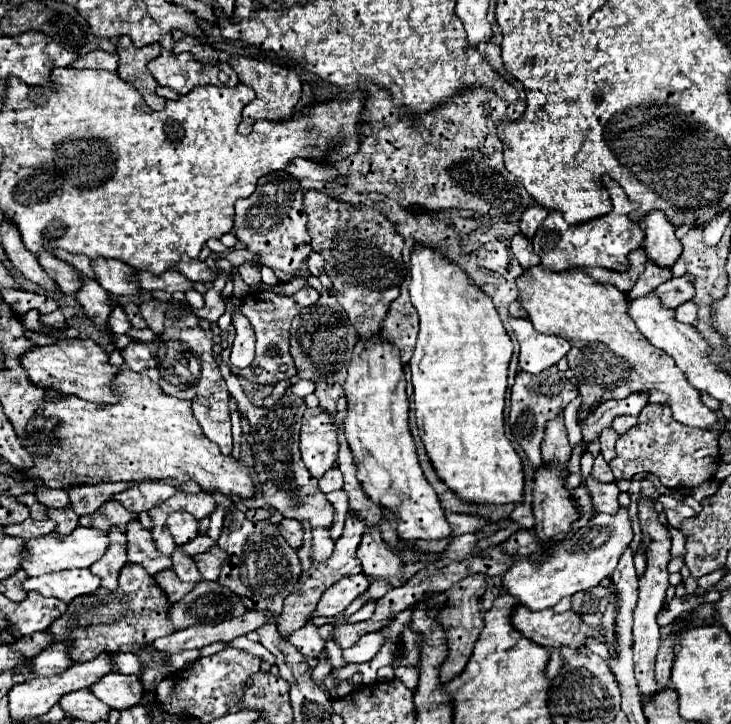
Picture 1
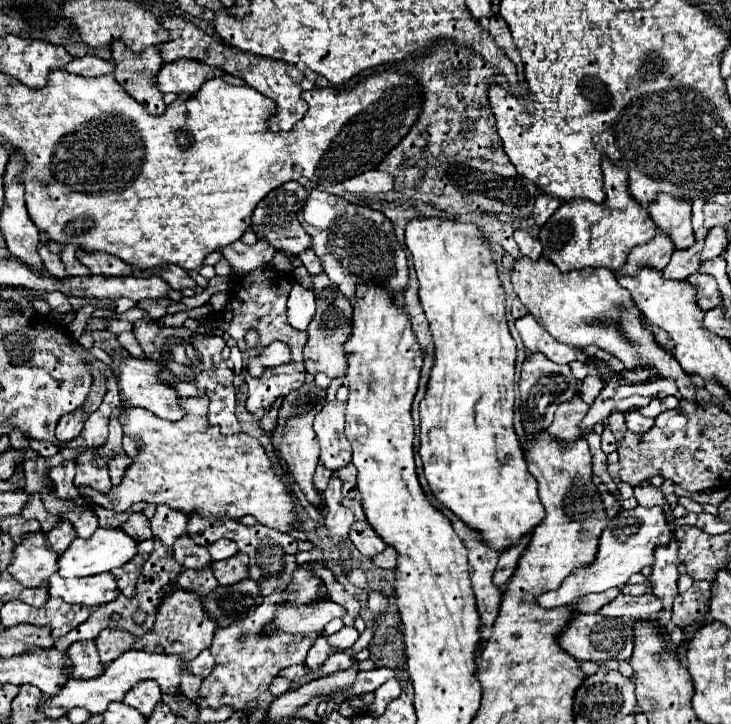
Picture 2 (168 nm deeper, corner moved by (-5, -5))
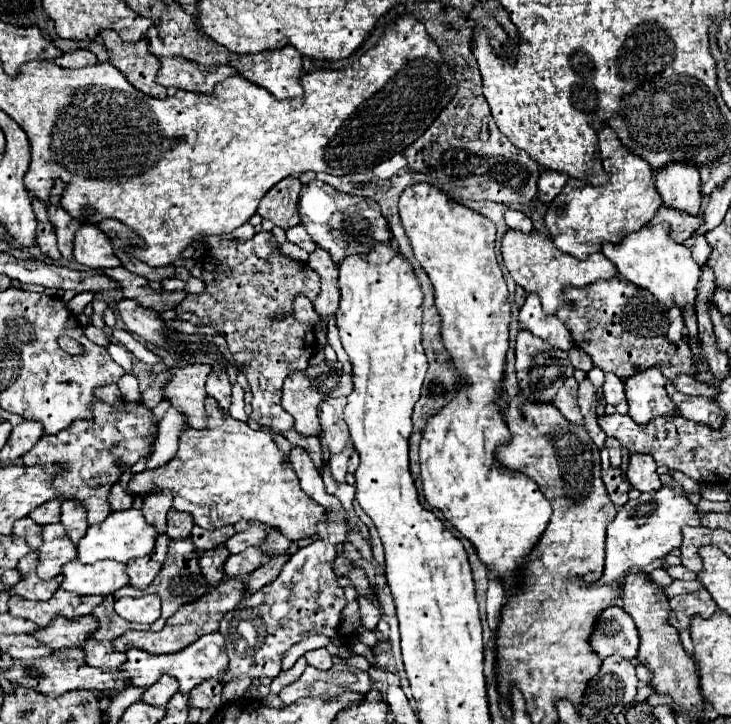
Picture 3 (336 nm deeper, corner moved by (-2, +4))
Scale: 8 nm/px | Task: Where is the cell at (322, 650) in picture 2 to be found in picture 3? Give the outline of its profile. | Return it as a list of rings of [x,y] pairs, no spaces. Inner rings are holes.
[[[325,648],[319,650],[311,650],[305,654],[305,660],[309,662],[309,666],[315,666],[319,670],[329,670],[333,666],[333,658]]]

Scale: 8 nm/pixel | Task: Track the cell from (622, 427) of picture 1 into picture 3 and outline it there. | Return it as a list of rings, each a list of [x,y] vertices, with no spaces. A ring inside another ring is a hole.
[[[647,368],[625,380],[629,416],[637,424],[647,424],[657,416],[679,416],[679,408],[665,392],[665,376],[659,368]]]

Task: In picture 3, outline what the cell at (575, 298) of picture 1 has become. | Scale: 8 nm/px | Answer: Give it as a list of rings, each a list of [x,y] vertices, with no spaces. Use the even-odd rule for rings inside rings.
[[[507,230],[501,240],[501,256],[515,284],[525,288],[527,292],[539,294],[543,310],[547,314],[557,314],[559,306],[563,306],[563,300],[561,300],[563,286],[583,288],[595,280],[601,280],[601,278],[607,280],[617,274],[617,268],[601,252],[585,260],[575,260],[573,256],[559,252],[547,234],[537,230],[531,230],[529,234],[523,234],[521,230]]]

